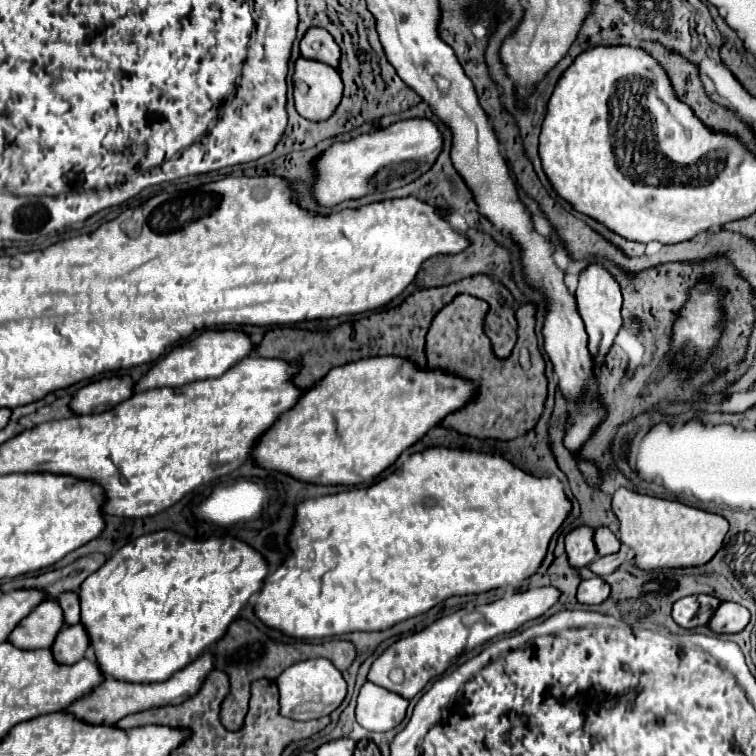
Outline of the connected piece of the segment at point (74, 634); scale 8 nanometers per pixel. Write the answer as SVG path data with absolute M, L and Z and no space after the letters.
M78 623L78 625L68 625L58 633L52 651L56 653L58 661L68 661L70 665L72 661L80 661L80 657L88 653L88 647L90 647L88 631L82 623Z

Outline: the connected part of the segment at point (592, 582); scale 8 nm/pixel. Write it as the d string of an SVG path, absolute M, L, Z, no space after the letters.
M600 577L582 581L578 587L578 601L584 605L600 605L608 597L610 597L610 585Z

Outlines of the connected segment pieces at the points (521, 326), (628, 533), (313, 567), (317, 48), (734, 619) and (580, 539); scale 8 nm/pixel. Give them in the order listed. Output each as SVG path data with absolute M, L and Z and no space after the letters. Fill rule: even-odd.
M458 295L454 301L444 305L426 335L426 355L430 367L444 367L448 371L456 371L460 377L468 377L480 385L478 397L474 403L458 409L450 417L444 419L444 427L456 429L464 435L472 435L478 439L502 439L510 441L520 435L526 435L538 423L546 395L548 395L548 379L544 375L546 361L538 349L536 339L536 305L528 303L516 311L518 317L518 343L510 357L500 359L494 355L490 339L484 333L484 317L480 313L480 299L472 295ZM526 349L530 353L530 369L520 363L520 353Z
M626 487L614 493L612 509L620 521L618 539L636 551L636 567L640 569L704 565L716 555L728 531L728 521L724 517L688 507L680 501L640 495Z
M446 445L430 447L422 453L410 455L400 465L400 469L396 469L394 473L390 473L388 477L372 485L354 487L350 491L316 497L316 499L308 499L300 503L296 509L296 523L290 533L292 555L288 555L282 567L278 567L276 571L272 571L272 575L266 577L264 587L256 599L256 615L268 627L280 629L286 635L298 637L298 639L322 639L322 637L334 637L334 635L342 635L350 631L384 631L404 619L426 613L428 609L446 601L448 597L486 593L486 591L514 585L514 583L520 583L532 577L546 557L552 535L566 521L570 511L572 511L572 503L564 493L564 485L556 477L534 477L496 453L484 453L476 449L452 449Z
M308 29L300 41L300 51L304 59L314 59L332 65L334 69L340 65L340 47L324 29Z
M724 601L712 615L710 629L716 633L738 633L736 623L738 623L738 631L742 631L750 623L750 611L744 605Z
M578 527L566 535L566 553L574 569L588 567L598 557L592 537L594 531L590 527Z

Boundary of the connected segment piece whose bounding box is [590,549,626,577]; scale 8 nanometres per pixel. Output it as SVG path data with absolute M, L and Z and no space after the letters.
M622 549L622 551L618 551L618 553L614 553L614 555L606 555L606 557L598 557L592 565L590 565L590 571L594 571L596 575L600 575L600 577L604 577L604 575L610 575L610 573L614 573L618 567L620 567L620 563L626 559L626 549Z

